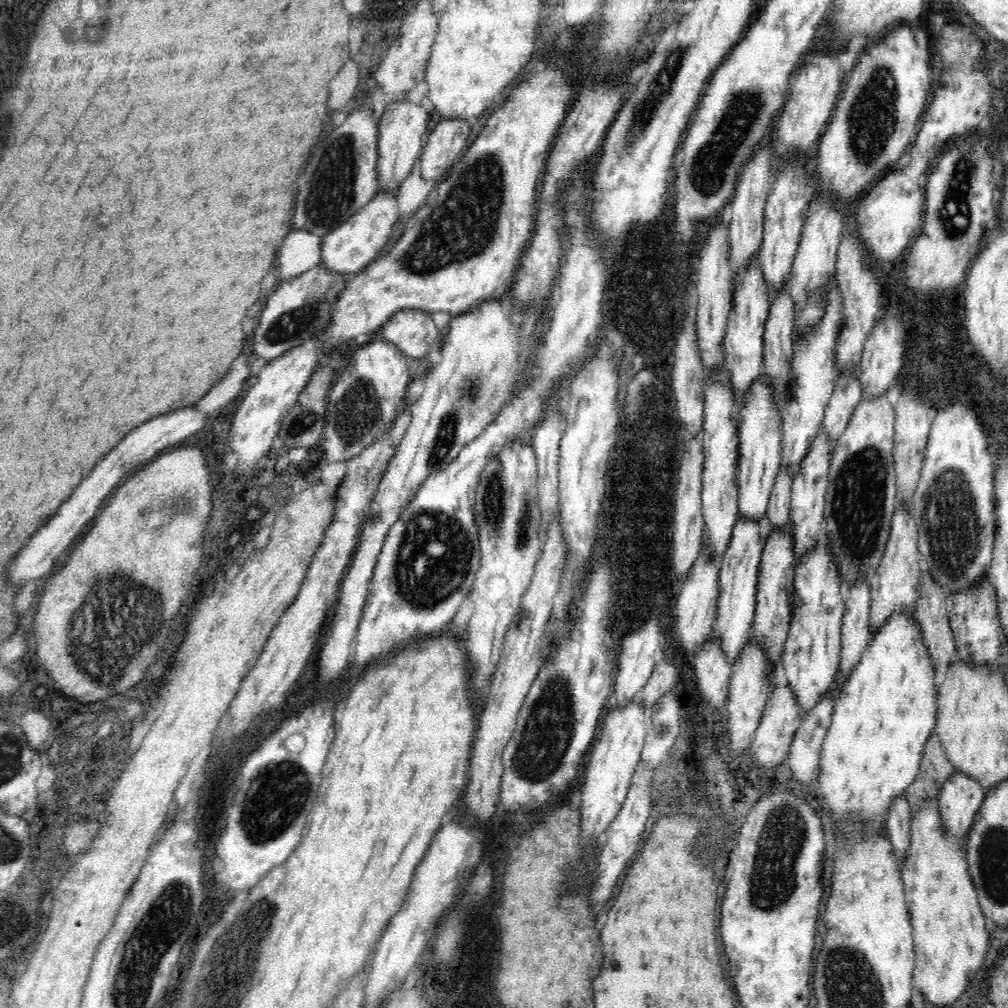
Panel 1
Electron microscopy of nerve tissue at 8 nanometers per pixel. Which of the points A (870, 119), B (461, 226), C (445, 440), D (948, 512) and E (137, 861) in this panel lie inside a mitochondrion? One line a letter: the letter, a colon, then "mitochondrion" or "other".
A: mitochondrion
B: mitochondrion
C: mitochondrion
D: mitochondrion
E: other

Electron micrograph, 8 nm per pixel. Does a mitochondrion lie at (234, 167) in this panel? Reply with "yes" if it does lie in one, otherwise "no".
no

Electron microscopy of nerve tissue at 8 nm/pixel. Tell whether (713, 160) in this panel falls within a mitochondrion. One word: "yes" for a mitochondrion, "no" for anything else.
yes

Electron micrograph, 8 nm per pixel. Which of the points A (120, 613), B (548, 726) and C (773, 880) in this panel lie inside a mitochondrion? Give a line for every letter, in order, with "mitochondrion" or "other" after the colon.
A: mitochondrion
B: mitochondrion
C: mitochondrion

